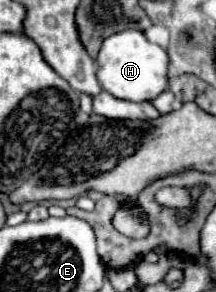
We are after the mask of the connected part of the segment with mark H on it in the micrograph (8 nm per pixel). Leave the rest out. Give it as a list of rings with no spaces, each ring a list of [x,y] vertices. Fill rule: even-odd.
[[[127,29],[109,35],[101,43],[101,51],[95,59],[97,81],[101,87],[117,99],[125,101],[151,101],[167,89],[167,51],[155,43],[149,43],[141,31]]]

